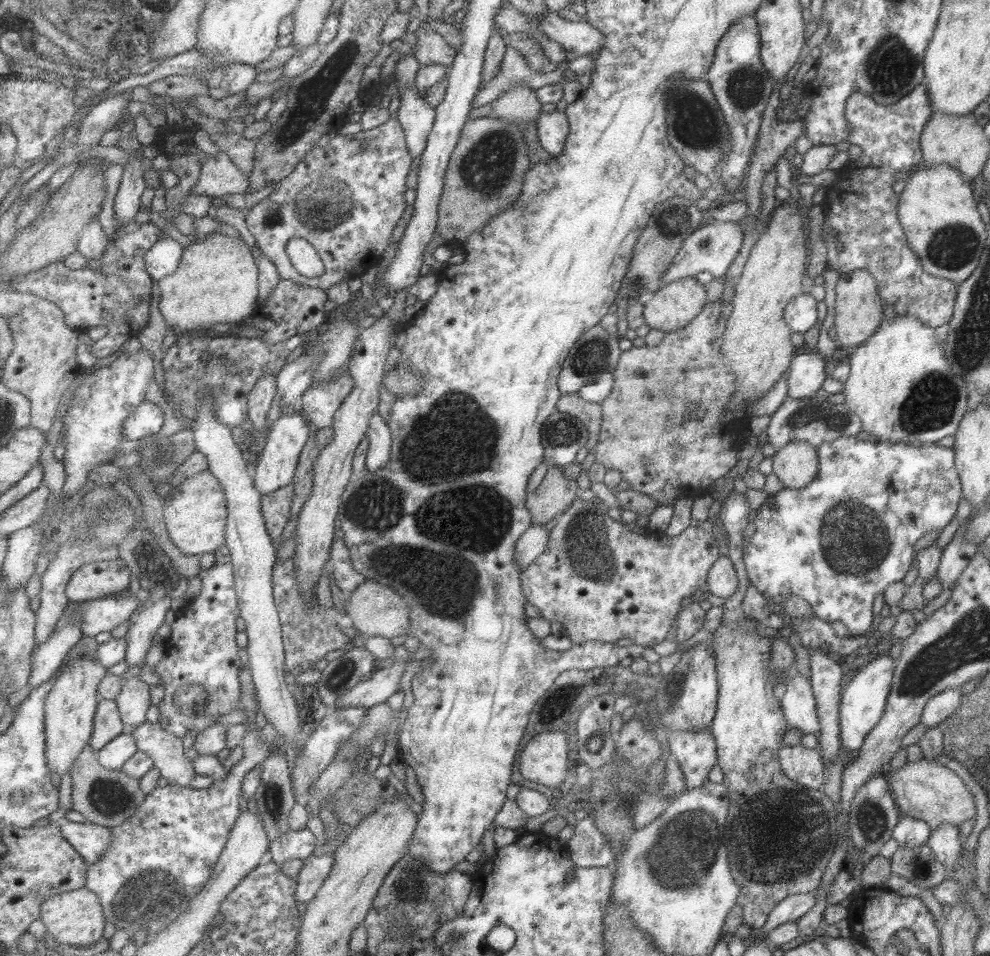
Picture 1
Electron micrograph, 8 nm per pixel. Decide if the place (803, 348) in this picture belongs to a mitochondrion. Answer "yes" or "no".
no

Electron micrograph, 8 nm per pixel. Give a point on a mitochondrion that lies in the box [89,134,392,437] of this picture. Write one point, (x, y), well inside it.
(325, 203)

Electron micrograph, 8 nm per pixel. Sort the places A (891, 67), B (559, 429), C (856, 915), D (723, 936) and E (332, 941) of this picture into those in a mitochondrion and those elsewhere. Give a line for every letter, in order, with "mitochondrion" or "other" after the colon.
A: mitochondrion
B: mitochondrion
C: other
D: other
E: other

